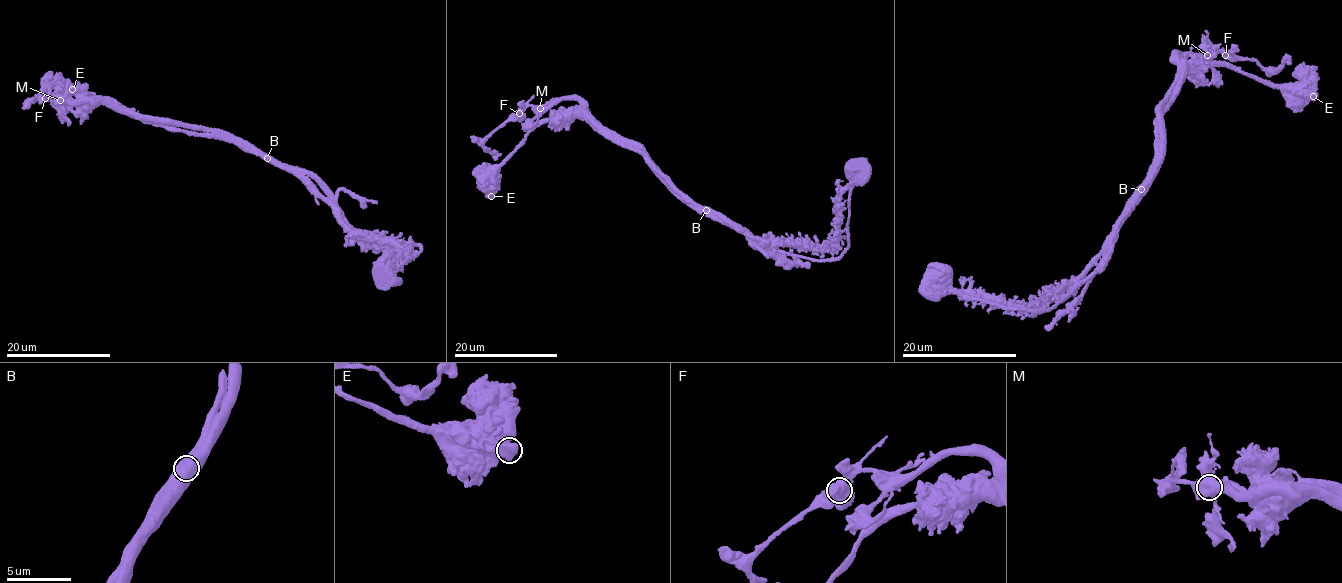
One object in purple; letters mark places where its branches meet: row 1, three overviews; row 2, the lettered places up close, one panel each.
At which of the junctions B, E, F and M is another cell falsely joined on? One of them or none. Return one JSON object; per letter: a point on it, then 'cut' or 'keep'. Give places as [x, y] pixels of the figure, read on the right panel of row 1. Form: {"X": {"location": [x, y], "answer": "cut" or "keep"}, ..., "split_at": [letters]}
{"B": {"location": [1141, 189], "answer": "cut"}, "E": {"location": [1313, 96], "answer": "keep"}, "F": {"location": [1225, 55], "answer": "keep"}, "M": {"location": [1207, 55], "answer": "keep"}, "split_at": ["B"]}

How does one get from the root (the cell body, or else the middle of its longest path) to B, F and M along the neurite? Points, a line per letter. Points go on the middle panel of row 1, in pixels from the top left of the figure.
B: (854, 170), (849, 186), (840, 198), (838, 238), (828, 246), (769, 237), (753, 238), (727, 220), (706, 211)
F: (854, 170), (838, 238), (828, 246), (754, 239), (683, 200), (637, 150), (599, 133), (576, 100), (519, 113)
M: (854, 170), (838, 238), (828, 246), (754, 239), (683, 200), (637, 150), (599, 133), (578, 101), (540, 108)

